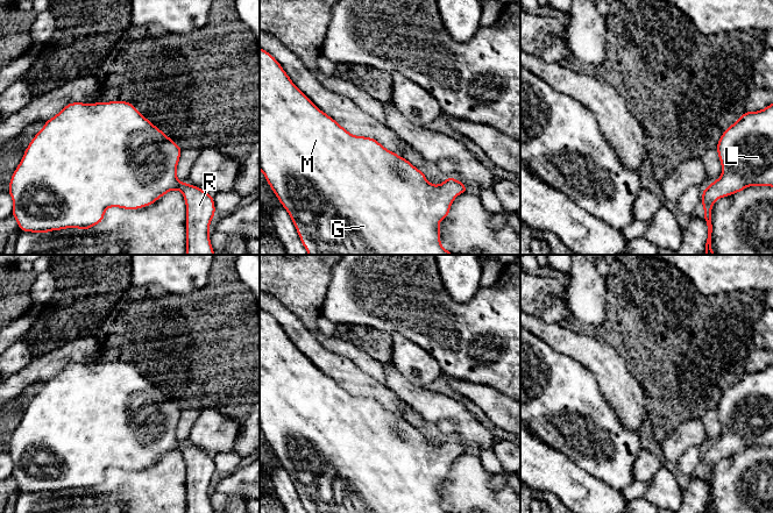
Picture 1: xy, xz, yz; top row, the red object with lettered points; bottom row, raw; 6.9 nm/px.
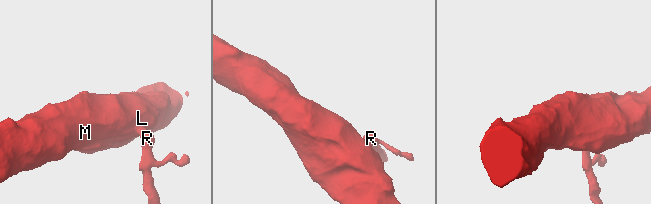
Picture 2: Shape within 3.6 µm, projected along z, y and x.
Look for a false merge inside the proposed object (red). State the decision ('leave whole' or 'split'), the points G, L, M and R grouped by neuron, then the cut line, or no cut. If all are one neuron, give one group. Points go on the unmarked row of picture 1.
leave whole | G L M R | no cut

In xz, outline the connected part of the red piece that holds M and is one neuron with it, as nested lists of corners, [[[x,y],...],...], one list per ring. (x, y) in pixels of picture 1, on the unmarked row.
[[[260,308],[260,430],[281,465],[289,473],[307,513],[451,513],[441,507],[439,483],[449,476],[455,458],[468,453],[463,443],[451,436],[440,446],[433,446],[427,442],[426,435],[406,419],[385,409],[375,399],[355,397],[347,392],[328,375],[319,370],[293,344],[277,320],[262,308]]]

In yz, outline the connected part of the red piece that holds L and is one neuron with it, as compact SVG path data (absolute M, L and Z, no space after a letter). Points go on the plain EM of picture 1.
M773 364L761 371L745 371L723 392L715 408L722 435L701 456L704 472L702 479L708 486L704 513L714 513L711 469L718 459L742 453L747 447L773 448Z

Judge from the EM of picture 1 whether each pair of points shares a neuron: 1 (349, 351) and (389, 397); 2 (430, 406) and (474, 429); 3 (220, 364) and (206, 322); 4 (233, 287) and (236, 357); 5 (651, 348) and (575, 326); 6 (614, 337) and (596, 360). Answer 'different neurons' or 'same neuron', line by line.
1: different neurons
2: same neuron
3: same neuron
4: same neuron
5: same neuron
6: different neurons

